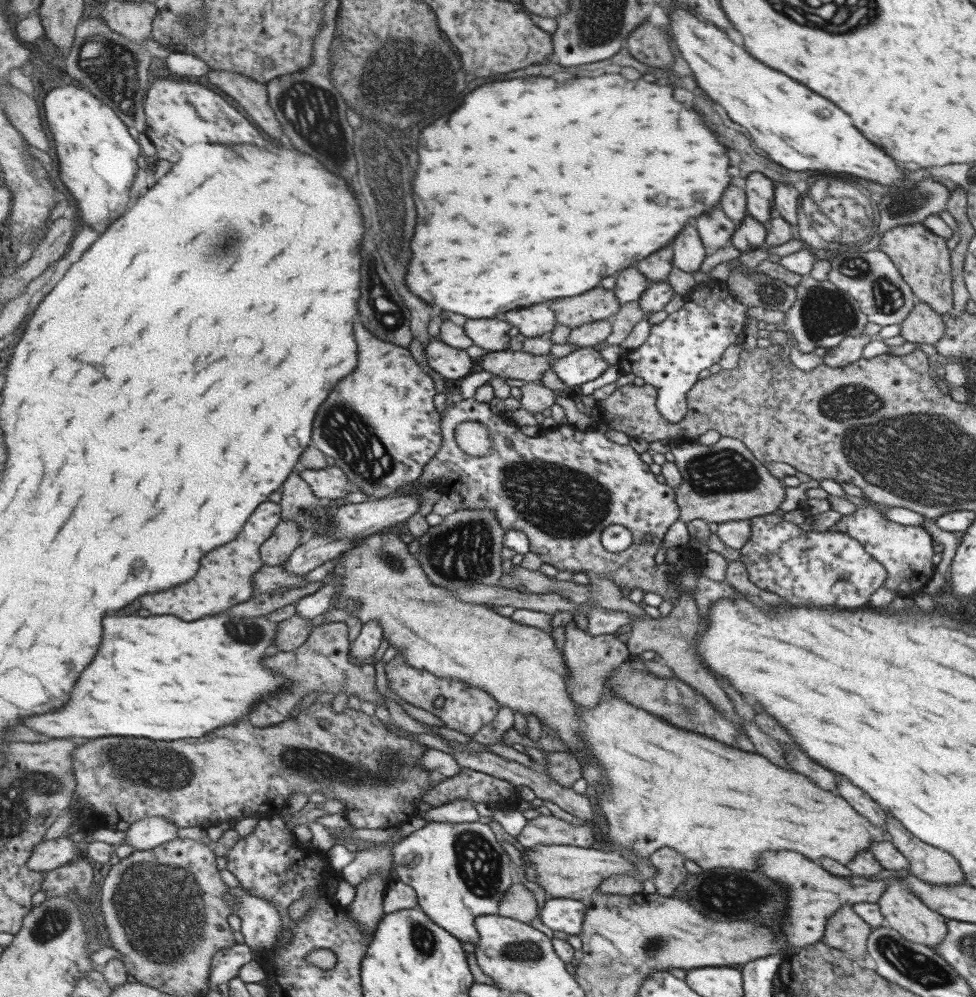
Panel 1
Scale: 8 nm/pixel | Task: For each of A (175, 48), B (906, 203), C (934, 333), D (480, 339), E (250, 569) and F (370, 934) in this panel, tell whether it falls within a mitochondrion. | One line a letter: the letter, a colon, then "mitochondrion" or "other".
A: other
B: mitochondrion
C: other
D: other
E: other
F: other

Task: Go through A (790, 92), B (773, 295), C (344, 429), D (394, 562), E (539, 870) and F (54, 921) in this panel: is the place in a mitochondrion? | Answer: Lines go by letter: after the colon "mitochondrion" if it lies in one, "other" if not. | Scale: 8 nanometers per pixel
A: other
B: mitochondrion
C: mitochondrion
D: mitochondrion
E: other
F: mitochondrion

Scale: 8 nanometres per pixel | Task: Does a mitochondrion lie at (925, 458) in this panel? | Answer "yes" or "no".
yes

